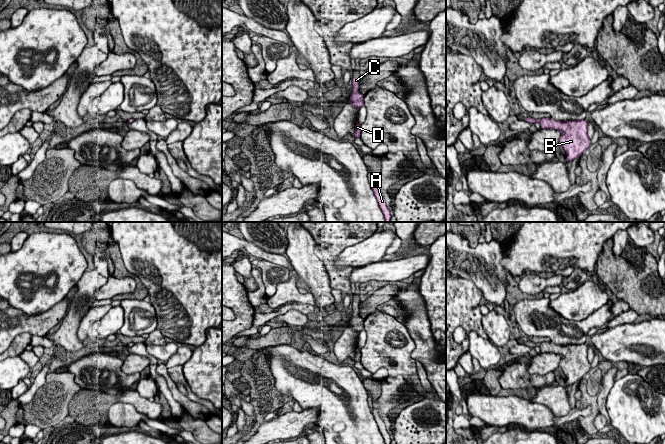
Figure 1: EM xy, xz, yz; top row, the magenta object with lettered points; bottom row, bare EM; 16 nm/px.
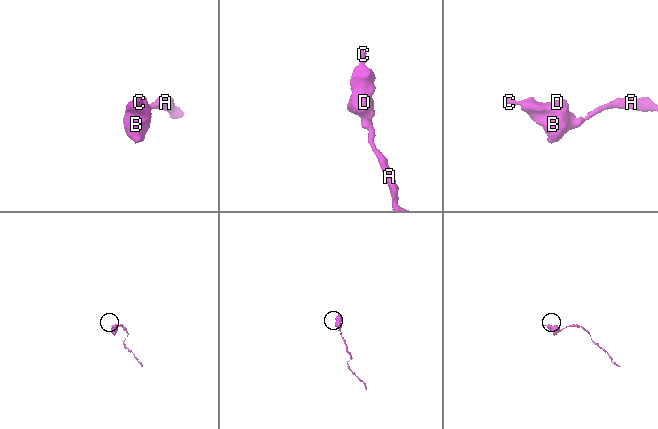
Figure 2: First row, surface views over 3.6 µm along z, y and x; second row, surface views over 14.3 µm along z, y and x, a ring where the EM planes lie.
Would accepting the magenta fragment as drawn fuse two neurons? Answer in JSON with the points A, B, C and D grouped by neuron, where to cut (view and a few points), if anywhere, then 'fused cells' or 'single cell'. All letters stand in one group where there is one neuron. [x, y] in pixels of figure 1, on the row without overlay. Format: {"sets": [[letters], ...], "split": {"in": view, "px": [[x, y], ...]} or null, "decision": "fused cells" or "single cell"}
{"sets": [["A", "B", "C", "D"]], "split": null, "decision": "single cell"}

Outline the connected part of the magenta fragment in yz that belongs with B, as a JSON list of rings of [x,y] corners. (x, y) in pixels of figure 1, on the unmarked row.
[[[532,341],[523,342],[529,347],[538,346],[541,353],[554,353],[562,357],[559,367],[562,368],[567,378],[567,384],[572,385],[578,382],[588,373],[591,363],[588,361],[588,347],[583,344],[556,345],[553,342],[534,343]]]

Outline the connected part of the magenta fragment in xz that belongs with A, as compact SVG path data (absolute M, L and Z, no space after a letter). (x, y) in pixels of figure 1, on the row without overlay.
M373 404L372 414L374 416L376 423L377 423L379 431L380 431L381 435L383 436L385 444L391 444L391 438L390 438L389 433L386 430L386 426L383 421L383 418L381 417L377 406L375 406L374 404Z

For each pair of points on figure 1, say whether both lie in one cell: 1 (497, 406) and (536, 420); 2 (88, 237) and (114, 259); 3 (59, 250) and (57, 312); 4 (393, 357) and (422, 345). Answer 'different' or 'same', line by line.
1: same
2: same
3: different
4: different

